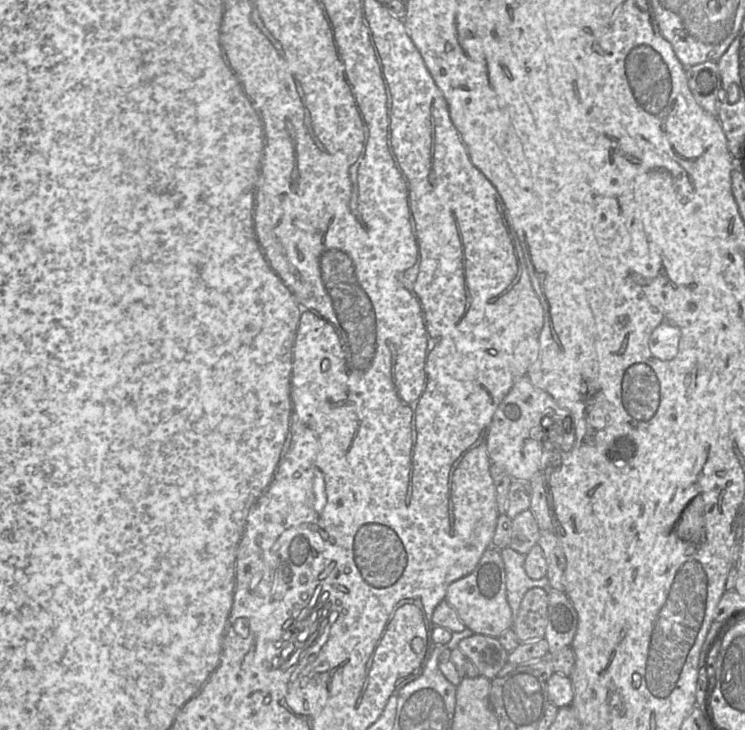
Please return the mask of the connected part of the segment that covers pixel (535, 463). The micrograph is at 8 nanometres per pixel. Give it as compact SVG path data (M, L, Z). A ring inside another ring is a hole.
M524 376L497 406L487 430L486 447L492 464L502 468L514 481L529 482L540 470L548 454L570 450L575 440L571 413Z

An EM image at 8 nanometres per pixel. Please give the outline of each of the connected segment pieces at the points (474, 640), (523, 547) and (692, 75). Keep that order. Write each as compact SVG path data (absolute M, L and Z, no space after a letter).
M472 634L458 642L457 648L474 664L478 674L492 679L508 663L509 653L496 637Z
M530 510L522 511L512 519L512 533L508 547L526 555L541 536L538 523Z
M706 61L686 69L689 89L696 102L716 118L720 104L728 103L727 92L716 61Z

